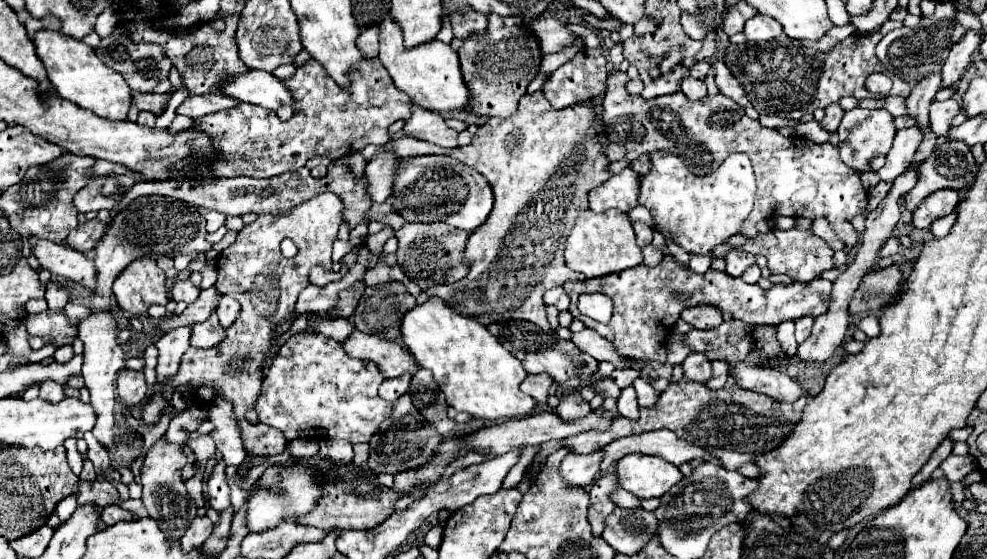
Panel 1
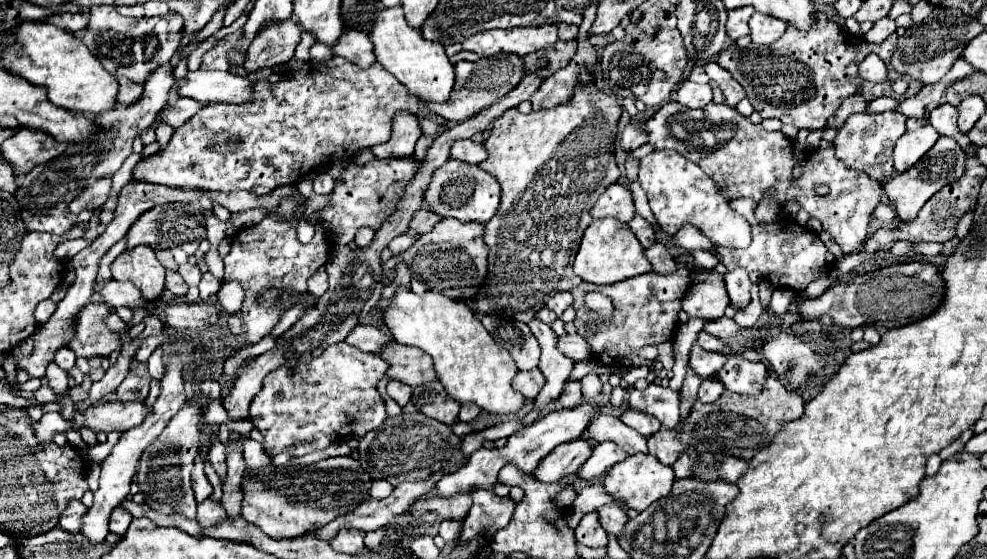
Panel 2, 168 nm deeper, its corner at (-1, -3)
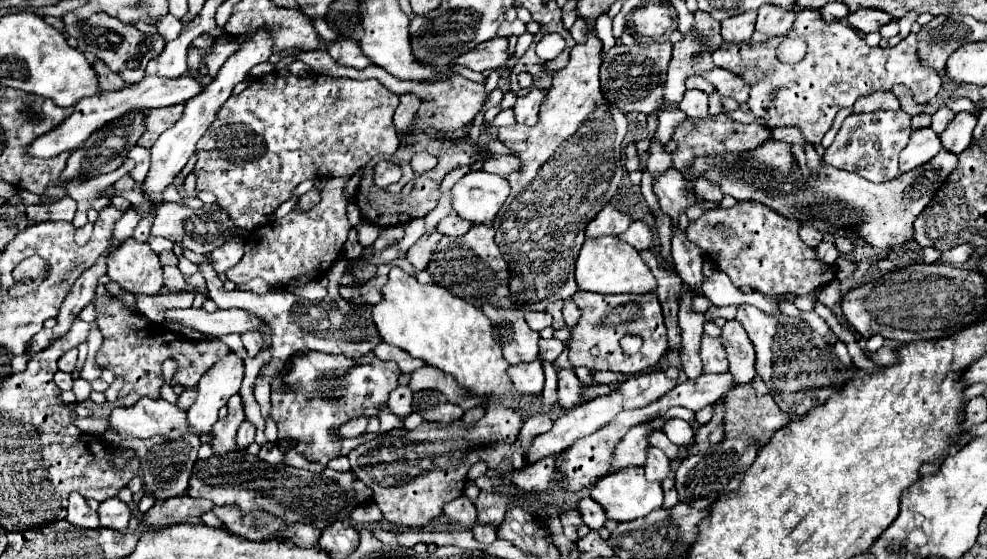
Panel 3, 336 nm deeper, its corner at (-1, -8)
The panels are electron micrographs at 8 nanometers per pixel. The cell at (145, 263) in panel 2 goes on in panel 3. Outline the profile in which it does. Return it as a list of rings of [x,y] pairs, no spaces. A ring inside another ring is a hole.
[[[129,238],[107,262],[107,276],[133,294],[159,294],[163,288],[159,256],[147,242]]]

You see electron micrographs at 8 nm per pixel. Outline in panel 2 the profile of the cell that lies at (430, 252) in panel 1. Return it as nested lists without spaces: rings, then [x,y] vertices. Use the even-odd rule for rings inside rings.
[[[443,219],[435,225],[431,233],[421,235],[411,249],[397,255],[399,261],[405,261],[413,271],[413,277],[423,281],[427,289],[463,289],[463,287],[479,287],[487,277],[487,255],[489,247],[483,241],[485,225],[461,223],[455,219]]]

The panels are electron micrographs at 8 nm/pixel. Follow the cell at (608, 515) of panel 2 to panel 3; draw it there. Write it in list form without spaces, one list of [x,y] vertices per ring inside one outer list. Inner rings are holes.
[[[581,498],[579,500],[579,510],[583,514],[583,522],[589,528],[601,528],[605,524],[605,520],[607,520],[607,512],[593,498]]]

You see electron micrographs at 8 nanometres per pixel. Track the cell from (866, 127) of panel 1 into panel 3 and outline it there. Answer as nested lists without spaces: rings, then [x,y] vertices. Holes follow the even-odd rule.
[[[873,112],[873,114],[851,114],[843,120],[835,142],[825,150],[823,162],[835,168],[857,172],[871,182],[887,182],[897,178],[899,152],[907,146],[911,134],[911,116],[899,112]]]

